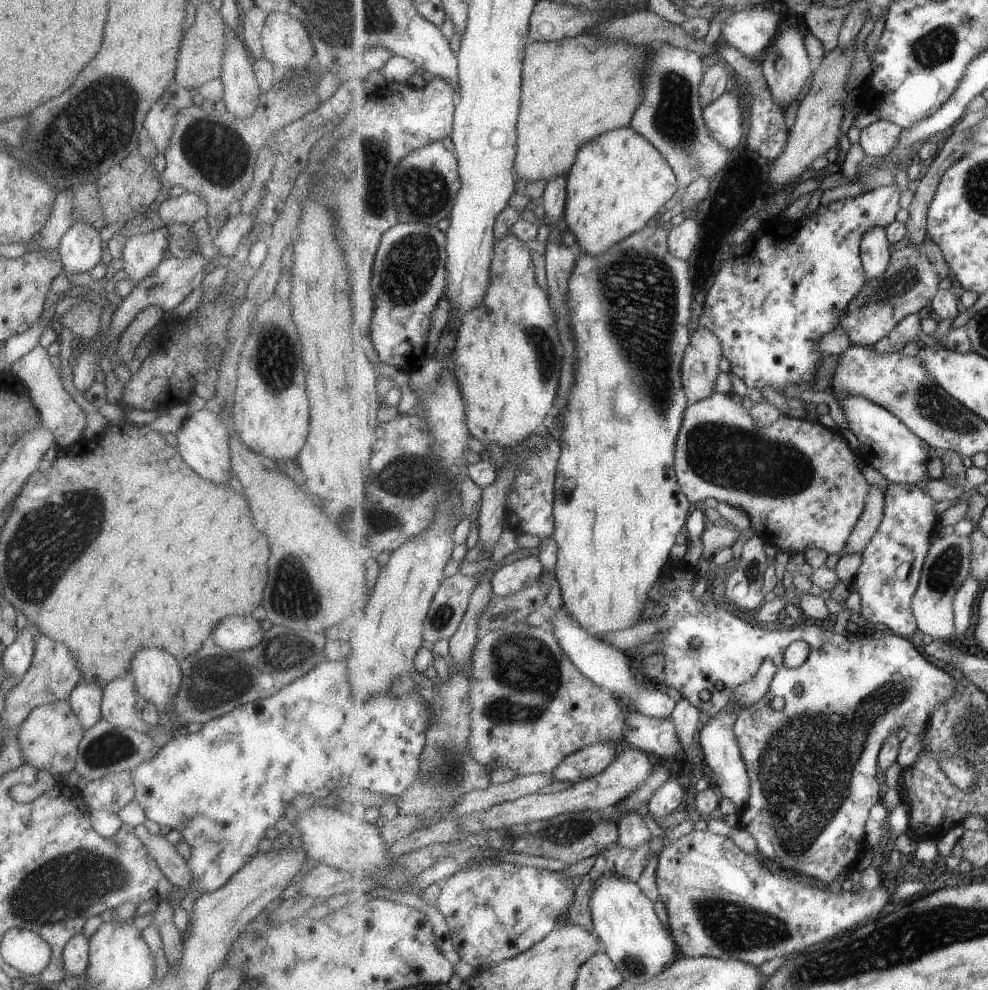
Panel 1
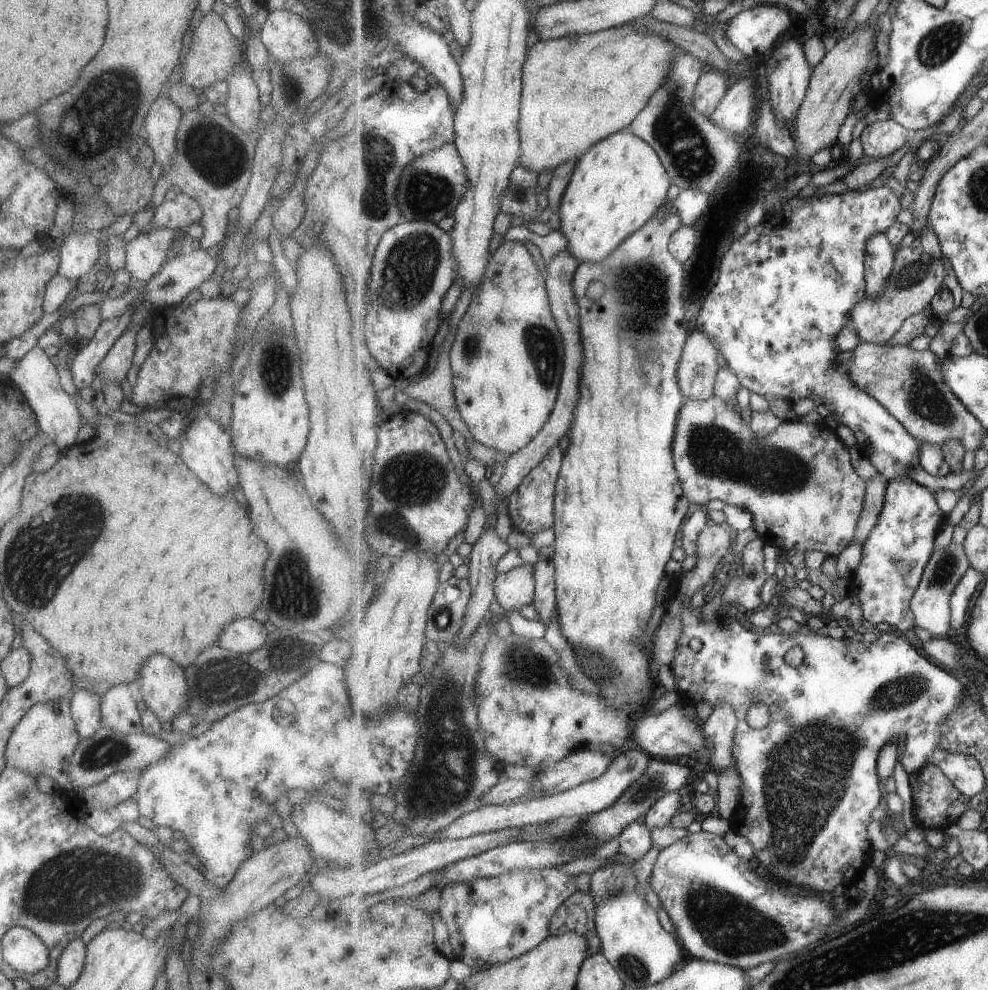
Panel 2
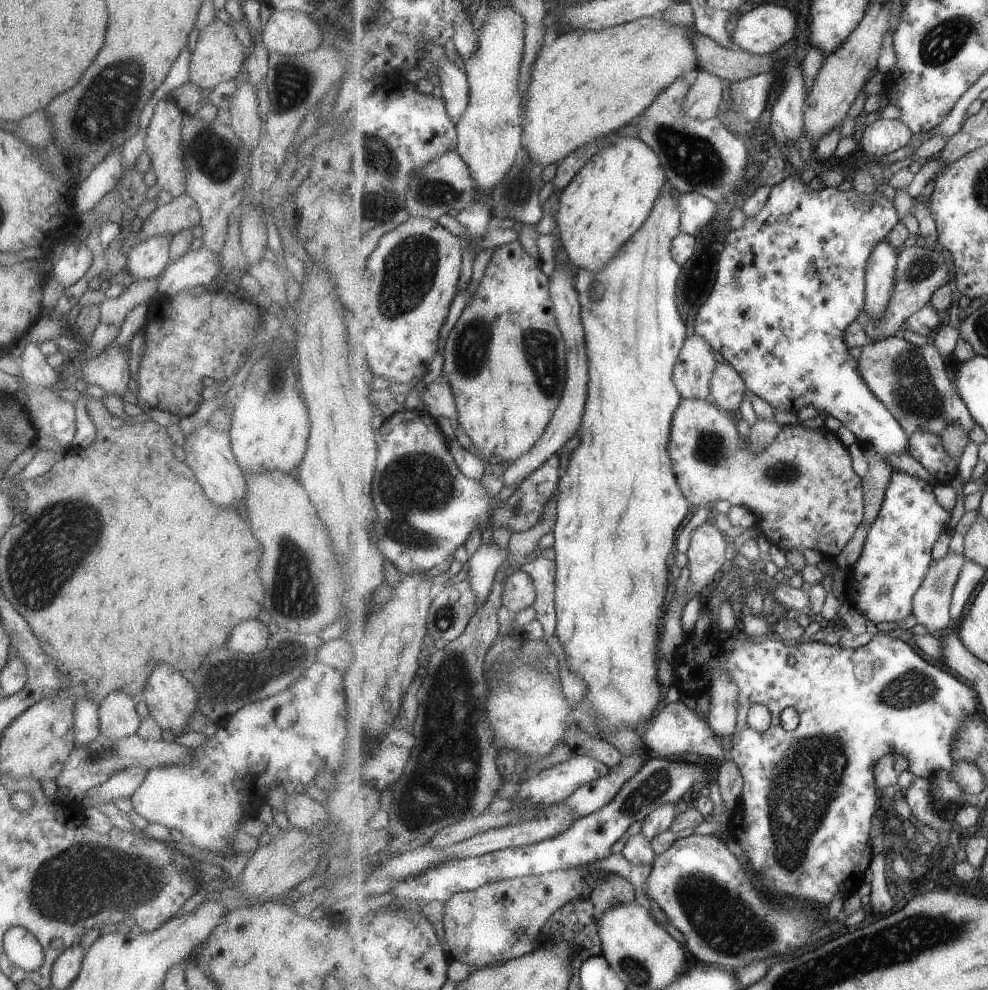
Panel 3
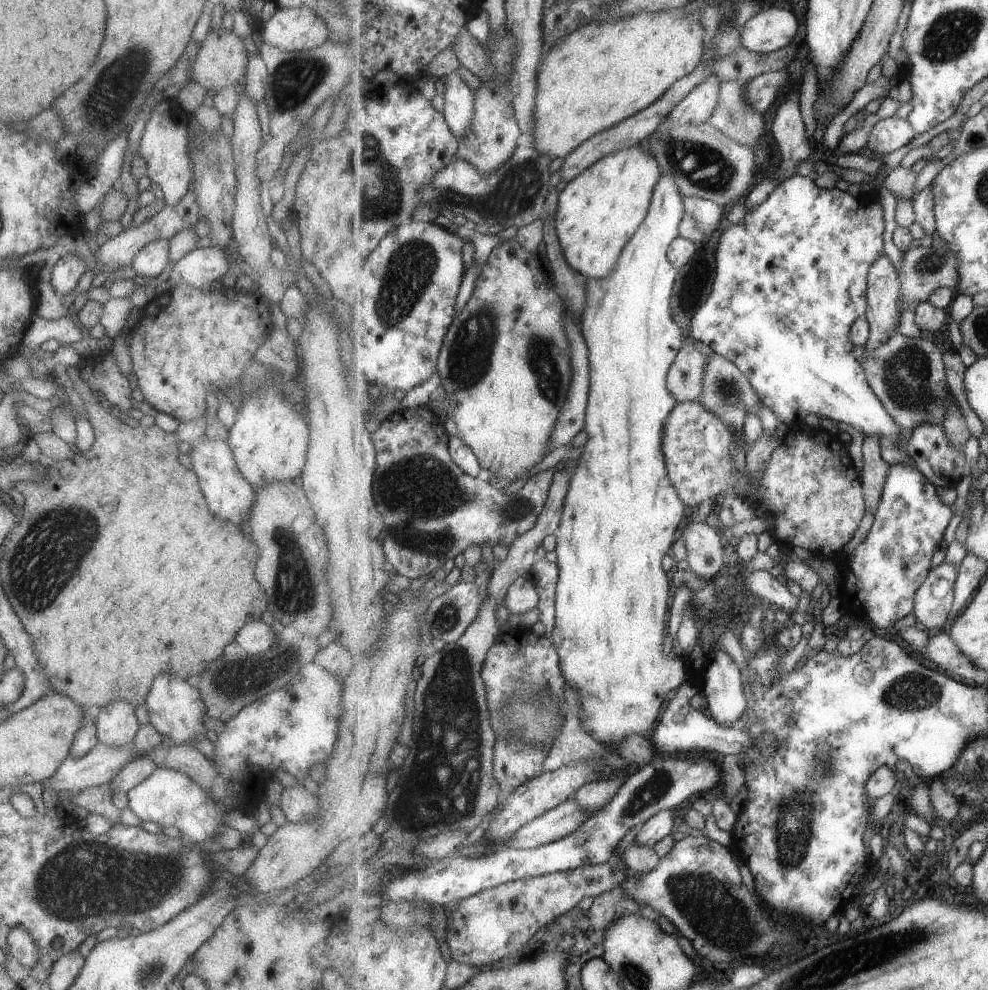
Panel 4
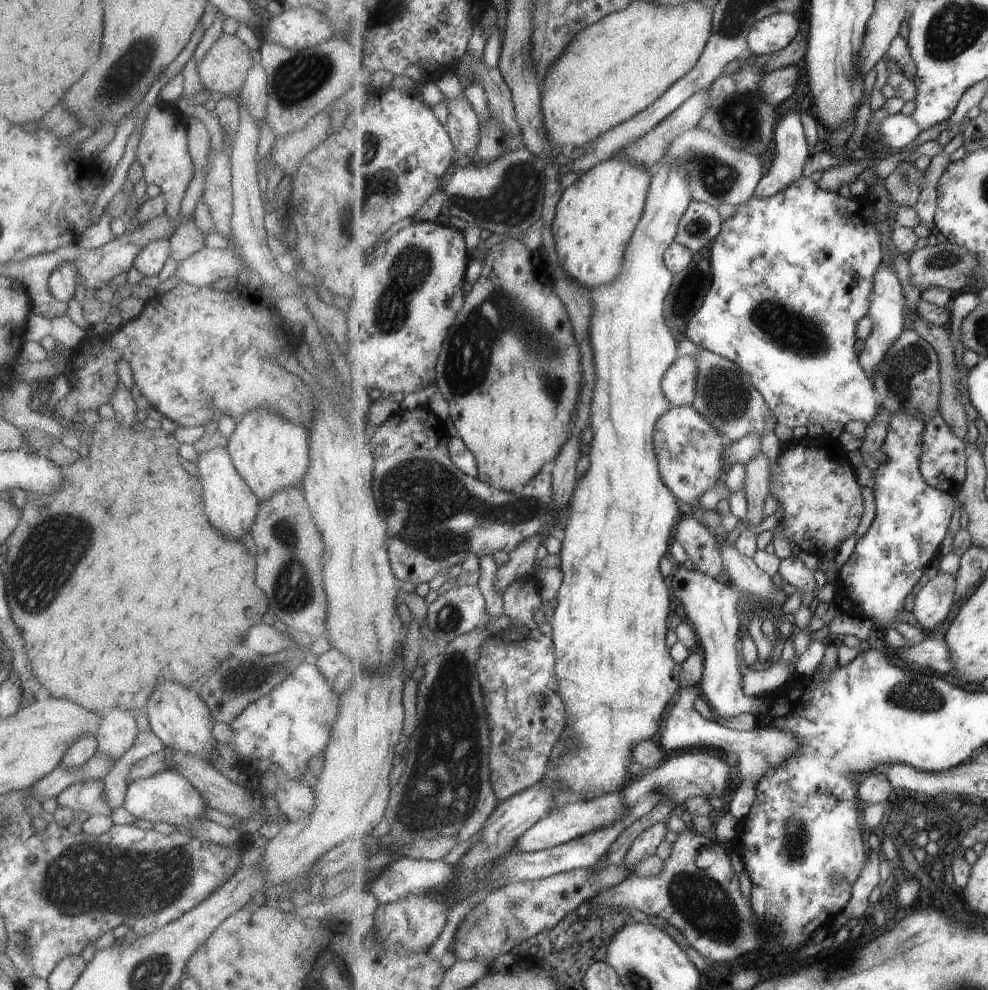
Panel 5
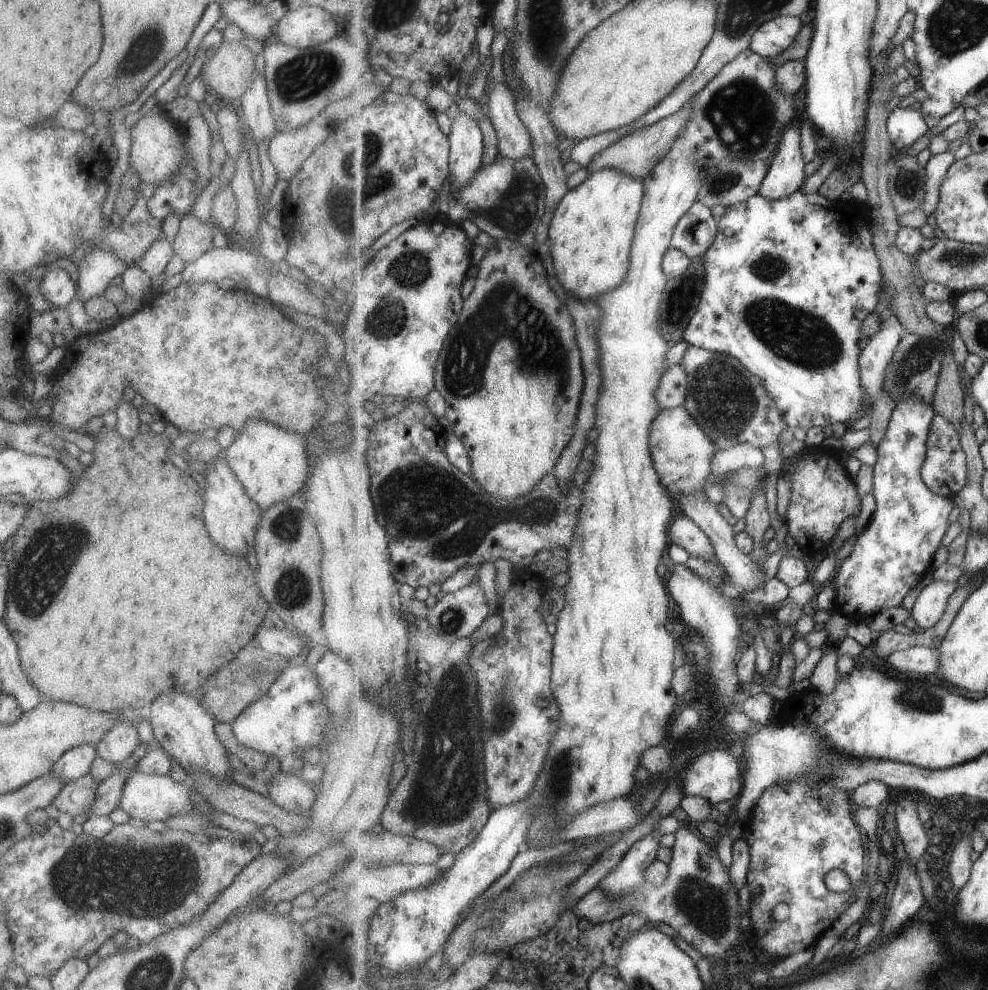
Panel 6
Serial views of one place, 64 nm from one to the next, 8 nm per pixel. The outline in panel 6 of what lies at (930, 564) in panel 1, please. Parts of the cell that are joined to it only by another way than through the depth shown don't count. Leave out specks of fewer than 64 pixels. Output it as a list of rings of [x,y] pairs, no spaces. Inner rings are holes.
[[[933,581],[920,591],[909,612],[918,626],[931,628],[944,617],[957,586],[959,583]]]

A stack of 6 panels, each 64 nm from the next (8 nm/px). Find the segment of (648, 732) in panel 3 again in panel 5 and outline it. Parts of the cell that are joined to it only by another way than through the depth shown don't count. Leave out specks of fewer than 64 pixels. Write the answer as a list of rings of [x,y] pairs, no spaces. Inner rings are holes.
[[[699,684],[679,690],[678,696],[671,705],[667,716],[660,728],[661,746],[665,752],[679,750],[679,748],[695,748],[695,746],[712,746],[713,751],[722,753],[737,753],[740,763],[736,766],[740,774],[739,785],[734,789],[734,796],[728,810],[731,815],[742,821],[751,812],[756,801],[757,785],[759,781],[773,769],[783,767],[786,762],[797,754],[800,742],[793,733],[781,730],[773,725],[757,726],[752,731],[734,731],[719,726],[717,721],[709,722],[701,716],[701,712],[695,708],[695,698],[701,695]]]

